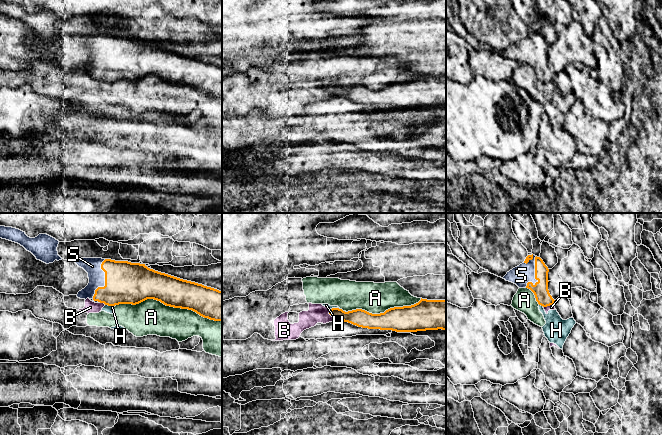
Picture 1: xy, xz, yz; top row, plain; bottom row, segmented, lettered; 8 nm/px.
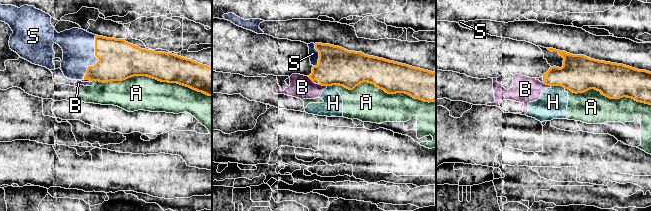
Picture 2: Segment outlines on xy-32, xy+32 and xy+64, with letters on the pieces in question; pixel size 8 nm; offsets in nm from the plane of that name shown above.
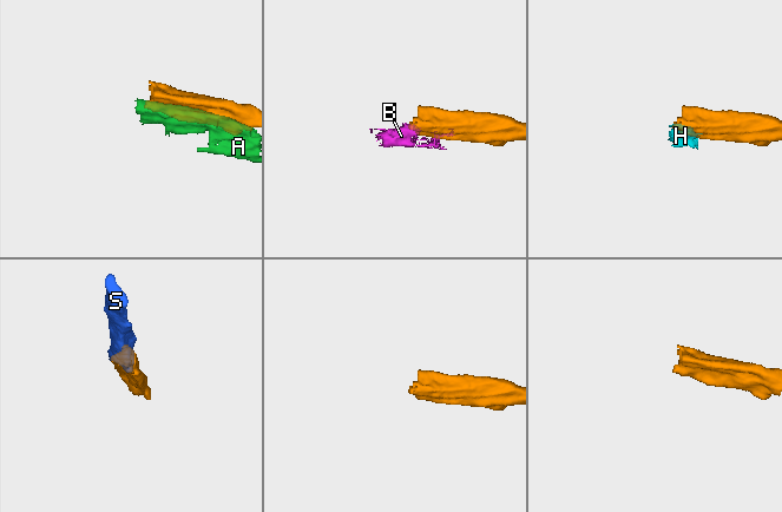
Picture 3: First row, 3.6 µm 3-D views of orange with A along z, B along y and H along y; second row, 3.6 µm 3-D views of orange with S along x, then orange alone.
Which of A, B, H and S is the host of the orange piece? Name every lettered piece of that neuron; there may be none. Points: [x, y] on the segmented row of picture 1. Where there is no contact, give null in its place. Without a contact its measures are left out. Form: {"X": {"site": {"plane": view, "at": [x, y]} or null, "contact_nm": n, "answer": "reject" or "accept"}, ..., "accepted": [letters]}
{"A": {"site": {"plane": "xy", "at": [169, 305]}, "contact_nm": 850, "answer": "reject"}, "B": {"site": {"plane": "xz", "at": [329, 313]}, "contact_nm": 100, "answer": "reject"}, "H": {"site": {"plane": "xy", "at": [110, 305]}, "contact_nm": 90, "answer": "reject"}, "S": {"site": {"plane": "yz", "at": [535, 275]}, "contact_nm": 280, "answer": "accept"}, "accepted": ["S"]}

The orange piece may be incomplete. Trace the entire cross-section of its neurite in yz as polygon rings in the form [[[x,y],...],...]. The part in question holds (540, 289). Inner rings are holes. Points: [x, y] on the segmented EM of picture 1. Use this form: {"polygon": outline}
{"polygon": [[[532,254],[528,255],[522,264],[507,272],[503,279],[519,288],[530,289],[538,304],[547,307],[555,301],[548,290],[548,272],[549,269],[543,260]]]}

